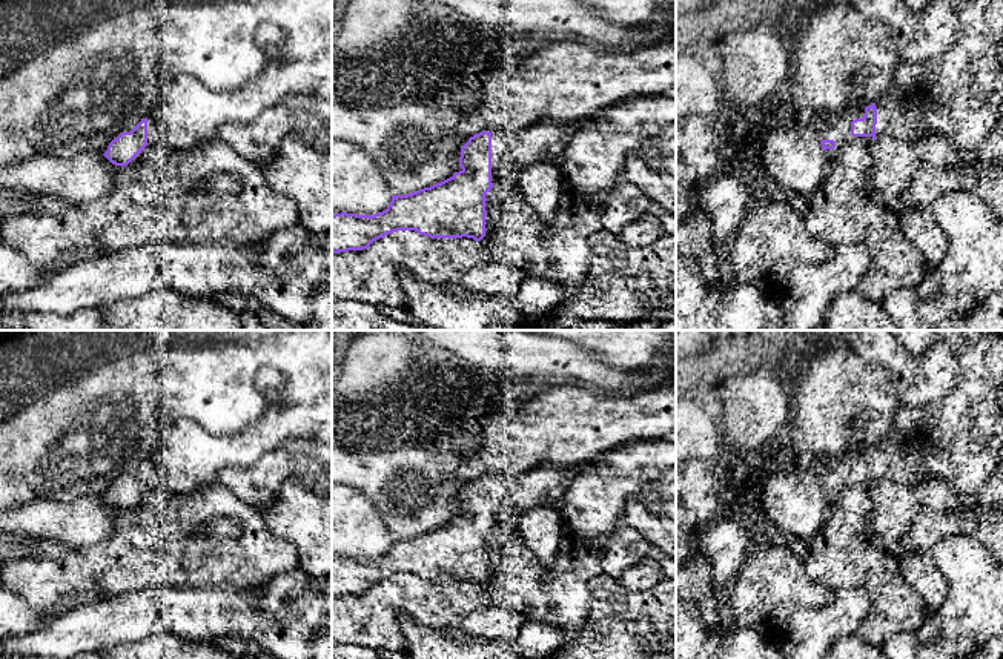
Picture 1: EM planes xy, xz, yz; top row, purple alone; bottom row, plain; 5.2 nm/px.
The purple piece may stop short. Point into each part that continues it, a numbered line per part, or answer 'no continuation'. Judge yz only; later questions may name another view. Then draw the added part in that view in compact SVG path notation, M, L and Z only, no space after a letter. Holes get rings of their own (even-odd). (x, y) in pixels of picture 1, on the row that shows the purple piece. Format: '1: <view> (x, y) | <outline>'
1: yz (882, 103) | M879 98L876 101L876 109L877 109L876 138L883 134L900 135L903 131L906 131L909 127L908 123L888 123L886 126L883 126L880 123L883 118L891 117L891 114L888 112L888 100L886 98Z

